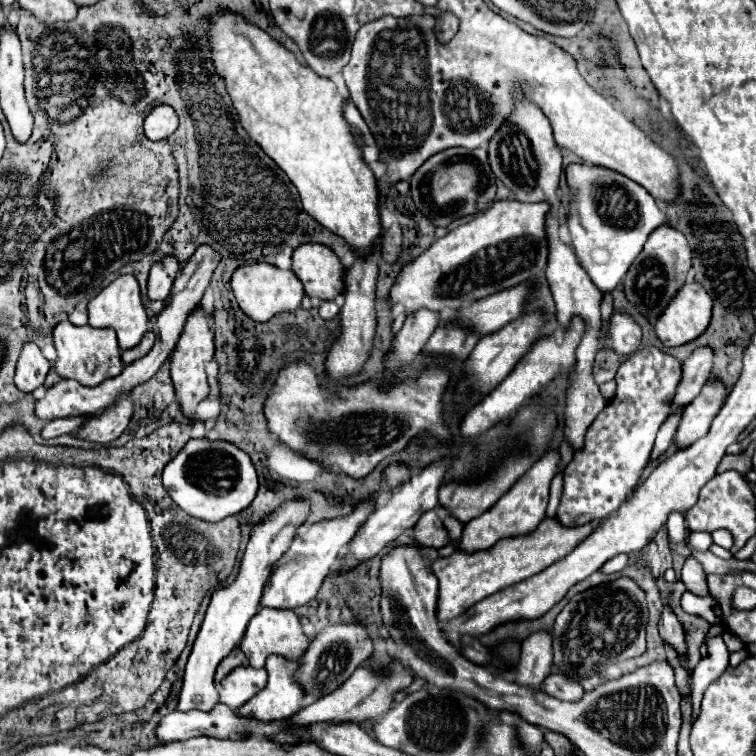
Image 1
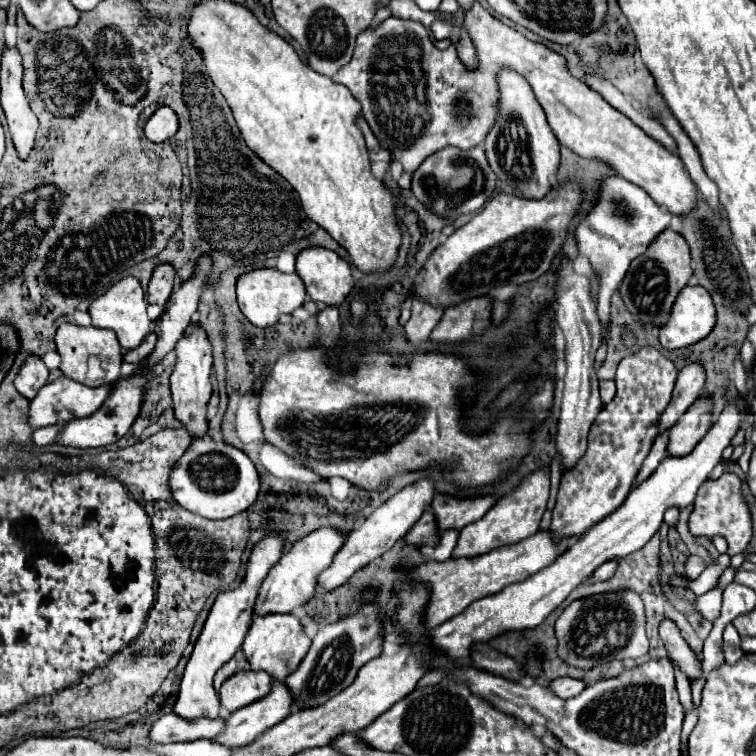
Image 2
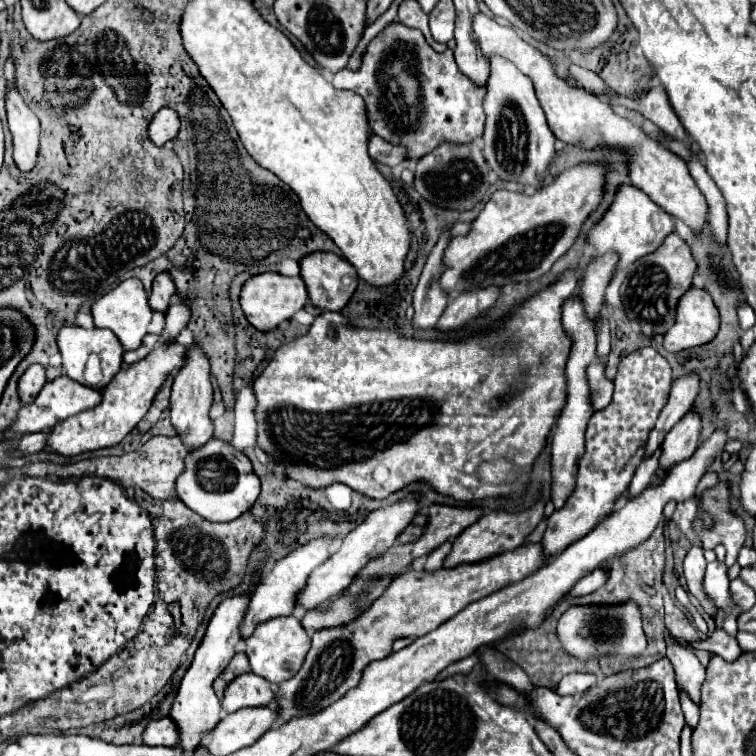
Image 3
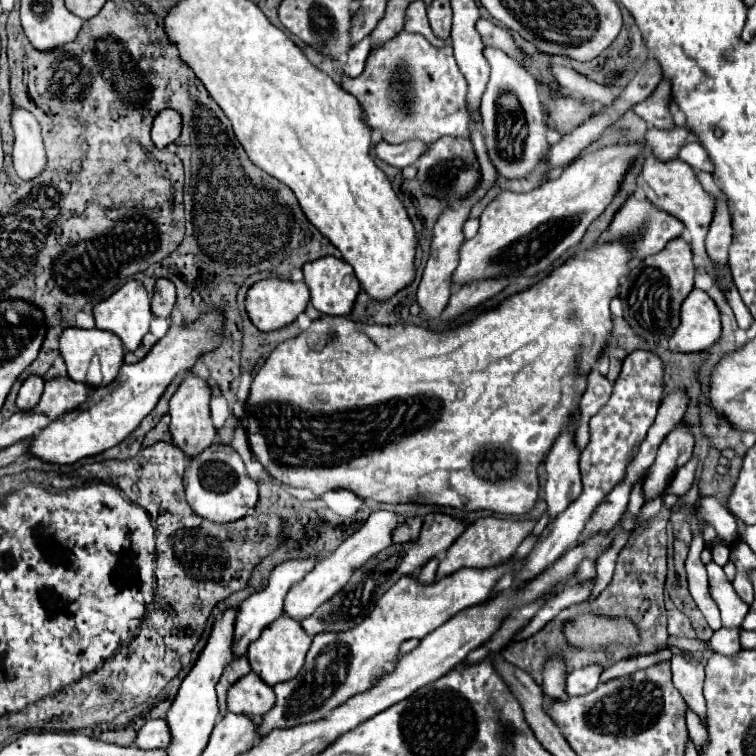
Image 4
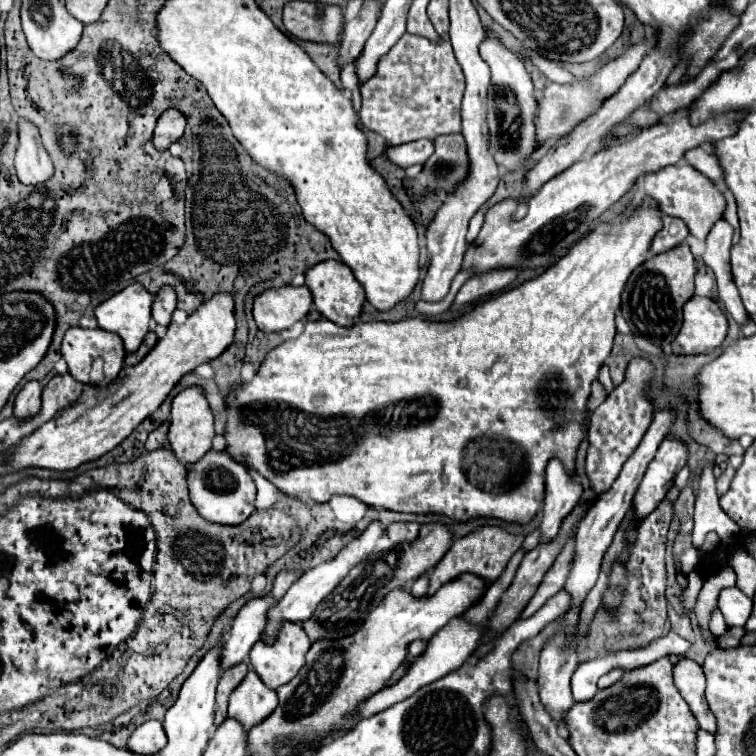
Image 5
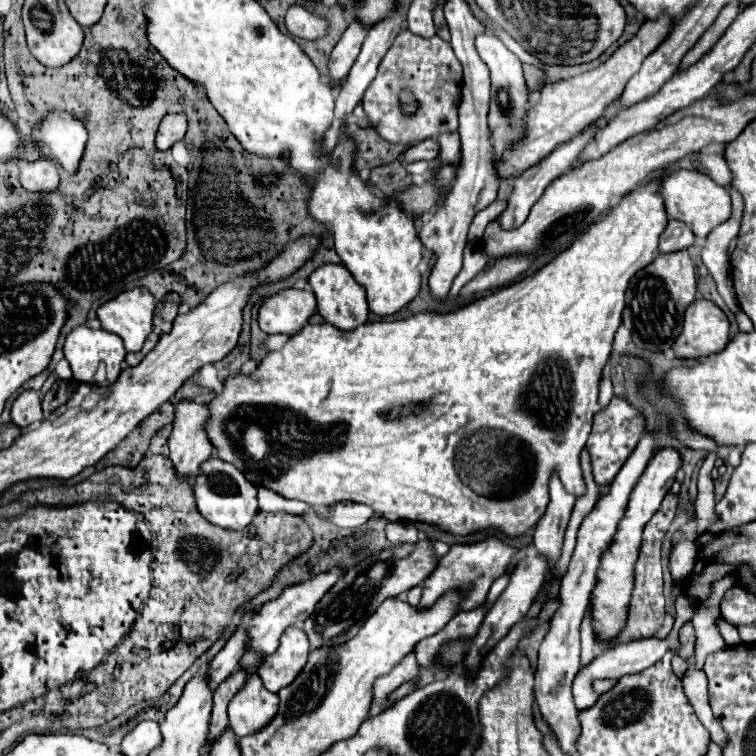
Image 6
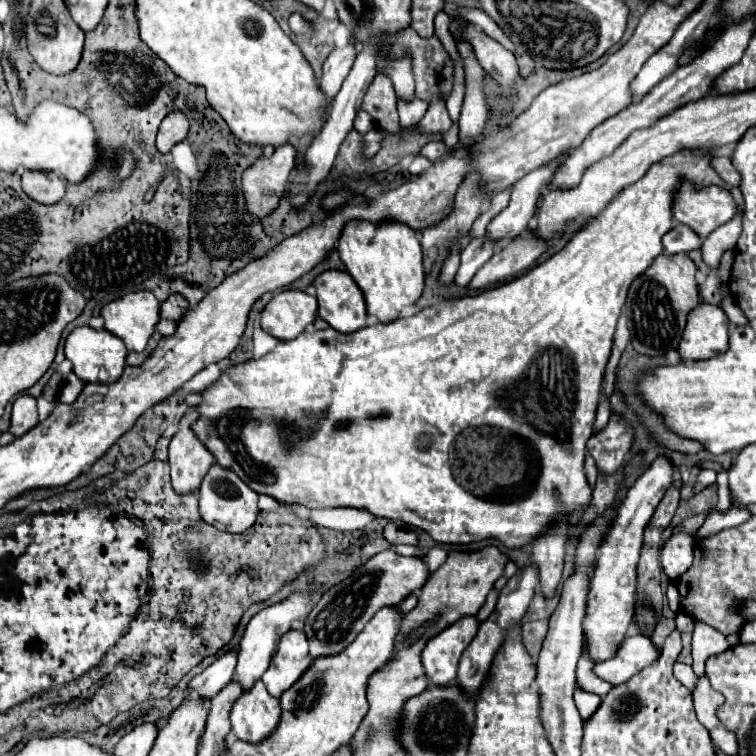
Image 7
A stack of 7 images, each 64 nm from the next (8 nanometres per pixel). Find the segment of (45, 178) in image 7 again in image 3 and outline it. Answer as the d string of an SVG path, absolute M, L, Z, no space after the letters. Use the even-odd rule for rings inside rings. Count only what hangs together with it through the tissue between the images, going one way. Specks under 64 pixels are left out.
M10 78L10 88L6 94L6 112L10 134L14 138L14 162L20 170L32 170L38 156L40 122L22 100L14 78Z

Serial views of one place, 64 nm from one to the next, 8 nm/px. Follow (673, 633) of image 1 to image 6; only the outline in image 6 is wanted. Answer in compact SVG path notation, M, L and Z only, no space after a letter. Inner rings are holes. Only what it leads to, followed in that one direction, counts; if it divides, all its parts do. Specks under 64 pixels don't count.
M688 666L686 672L680 676L680 682L684 686L684 694L688 696L698 720L704 724L704 728L710 732L710 738L722 746L726 742L724 730L716 722L712 708L708 704L708 694L706 694L706 674L702 670L696 670L694 666Z

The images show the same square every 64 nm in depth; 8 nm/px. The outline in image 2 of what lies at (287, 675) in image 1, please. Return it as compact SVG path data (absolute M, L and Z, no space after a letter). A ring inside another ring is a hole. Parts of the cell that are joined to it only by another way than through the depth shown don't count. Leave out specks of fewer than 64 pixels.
M272 678L270 694L264 700L256 700L256 704L248 704L248 708L240 708L232 712L226 720L226 730L216 738L216 742L236 748L254 742L270 726L278 724L280 720L288 718L294 710L294 696L290 688L282 682Z

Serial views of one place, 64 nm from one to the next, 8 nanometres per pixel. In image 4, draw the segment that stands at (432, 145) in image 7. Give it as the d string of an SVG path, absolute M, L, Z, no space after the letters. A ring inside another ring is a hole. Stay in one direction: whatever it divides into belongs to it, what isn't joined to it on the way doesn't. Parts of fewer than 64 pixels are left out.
M380 140L372 150L376 158L380 158L382 162L396 166L396 168L406 168L420 158L420 154L426 150L426 144L418 140L404 142L404 144L388 144Z

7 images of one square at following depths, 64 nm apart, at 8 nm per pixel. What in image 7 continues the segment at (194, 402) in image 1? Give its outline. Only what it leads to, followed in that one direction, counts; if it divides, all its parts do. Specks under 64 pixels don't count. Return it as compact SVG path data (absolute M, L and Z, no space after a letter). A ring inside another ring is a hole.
M188 410L178 426L178 432L170 440L170 476L178 494L198 490L208 468L214 464L212 452L208 452L202 440L192 432L192 424L198 420L198 412Z

